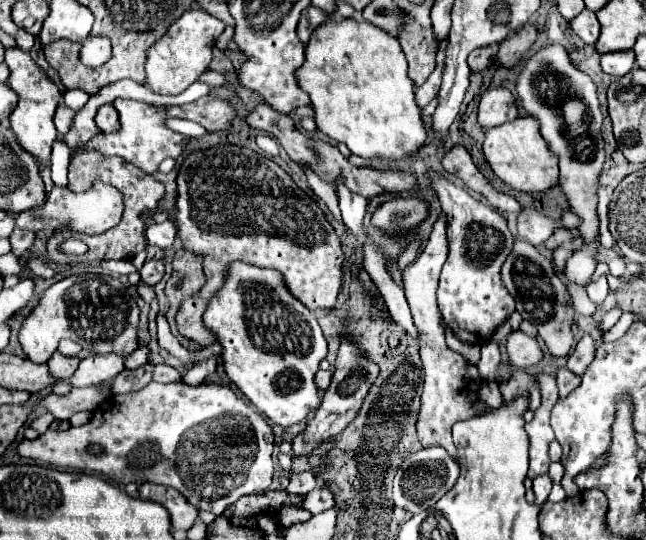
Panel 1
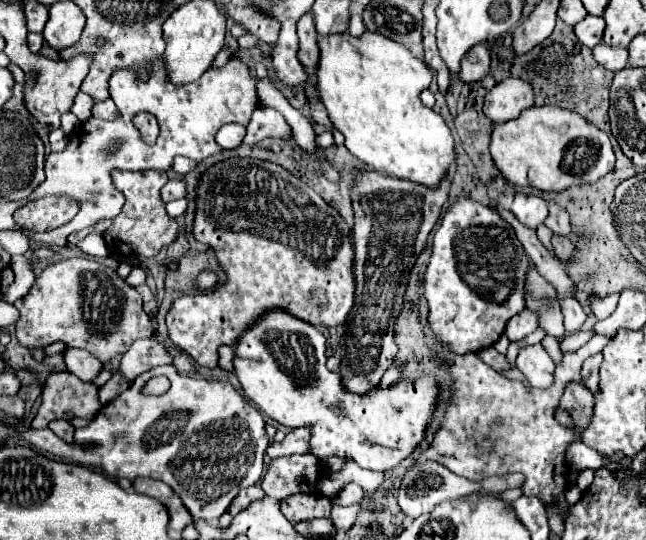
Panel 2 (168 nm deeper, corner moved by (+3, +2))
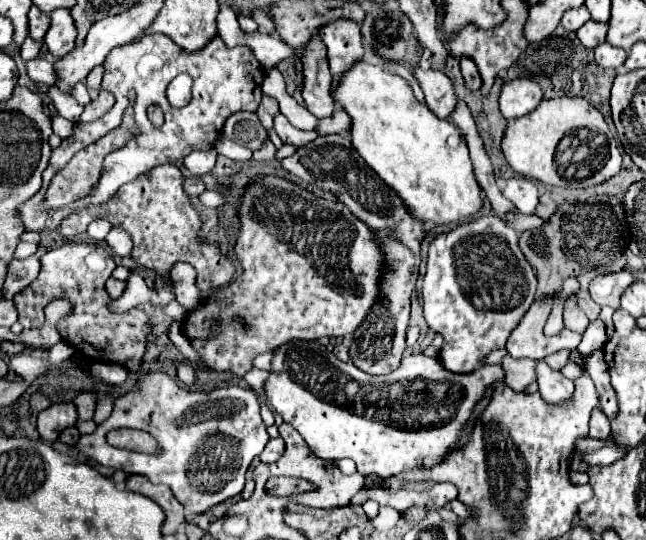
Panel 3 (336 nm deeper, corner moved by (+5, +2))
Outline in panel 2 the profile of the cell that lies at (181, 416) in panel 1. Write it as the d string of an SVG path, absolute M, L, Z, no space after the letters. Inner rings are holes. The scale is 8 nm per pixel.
M157 366L149 372L139 374L133 380L133 384L125 392L121 392L113 402L105 404L85 428L75 430L73 446L57 438L49 428L31 430L25 434L25 440L37 452L59 456L65 462L101 468L109 478L119 476L135 480L139 476L145 476L163 480L183 500L193 518L203 520L219 520L239 490L255 486L261 480L265 468L263 456L269 444L265 434L265 420L261 418L259 410L245 396L241 396L229 382L187 378L179 374L175 366ZM155 376L167 376L171 388L161 396L143 394L145 384ZM85 444L95 444L95 450L85 450Z

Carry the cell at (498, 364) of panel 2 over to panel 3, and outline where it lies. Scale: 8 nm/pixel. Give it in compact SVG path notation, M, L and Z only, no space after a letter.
M509 356L503 358L505 364L505 384L513 388L515 392L523 392L531 382L537 380L535 366L537 360L509 360Z

